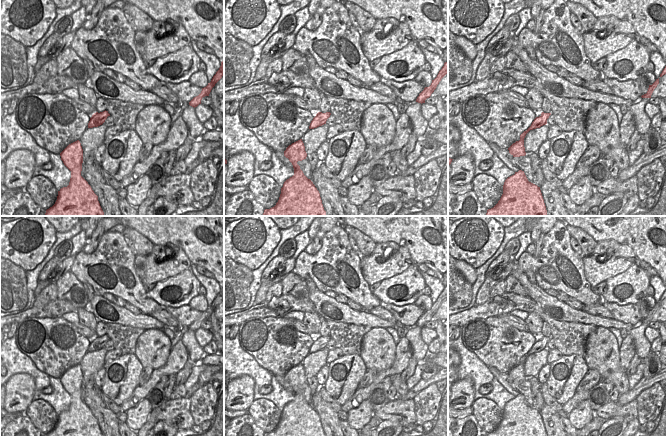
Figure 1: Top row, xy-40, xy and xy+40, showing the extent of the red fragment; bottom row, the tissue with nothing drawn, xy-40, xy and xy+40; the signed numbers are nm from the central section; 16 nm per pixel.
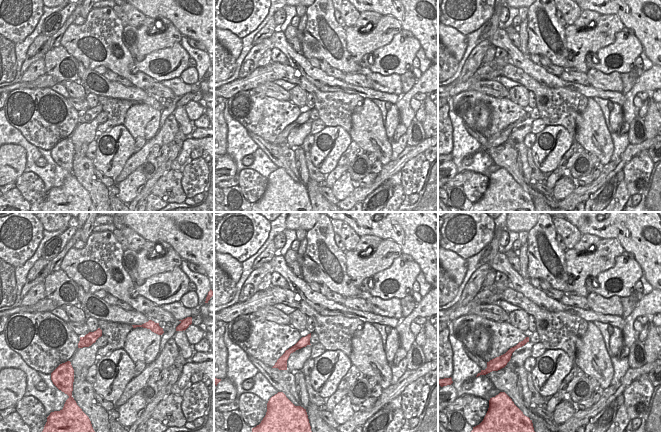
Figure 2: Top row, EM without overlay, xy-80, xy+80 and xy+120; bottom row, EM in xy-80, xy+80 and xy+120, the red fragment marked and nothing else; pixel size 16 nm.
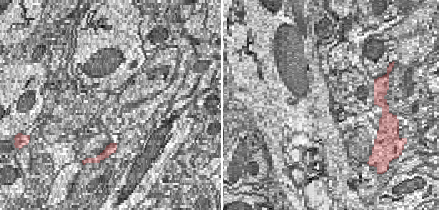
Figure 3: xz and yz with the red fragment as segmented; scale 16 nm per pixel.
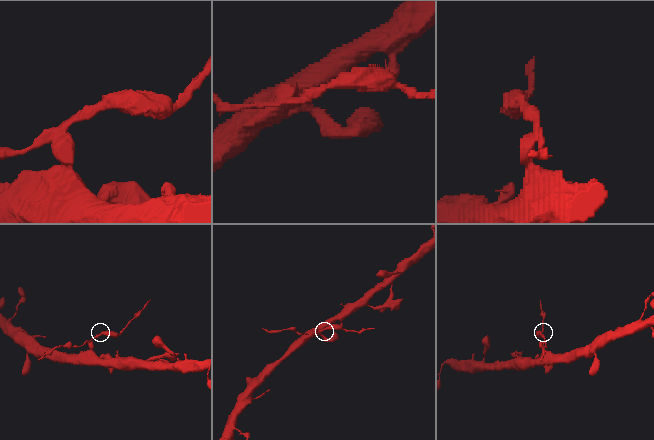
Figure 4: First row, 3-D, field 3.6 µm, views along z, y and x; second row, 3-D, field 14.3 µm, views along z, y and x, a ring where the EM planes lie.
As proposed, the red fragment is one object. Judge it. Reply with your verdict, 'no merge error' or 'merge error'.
merge error

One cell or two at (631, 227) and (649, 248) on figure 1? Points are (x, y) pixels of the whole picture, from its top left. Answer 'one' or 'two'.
one

